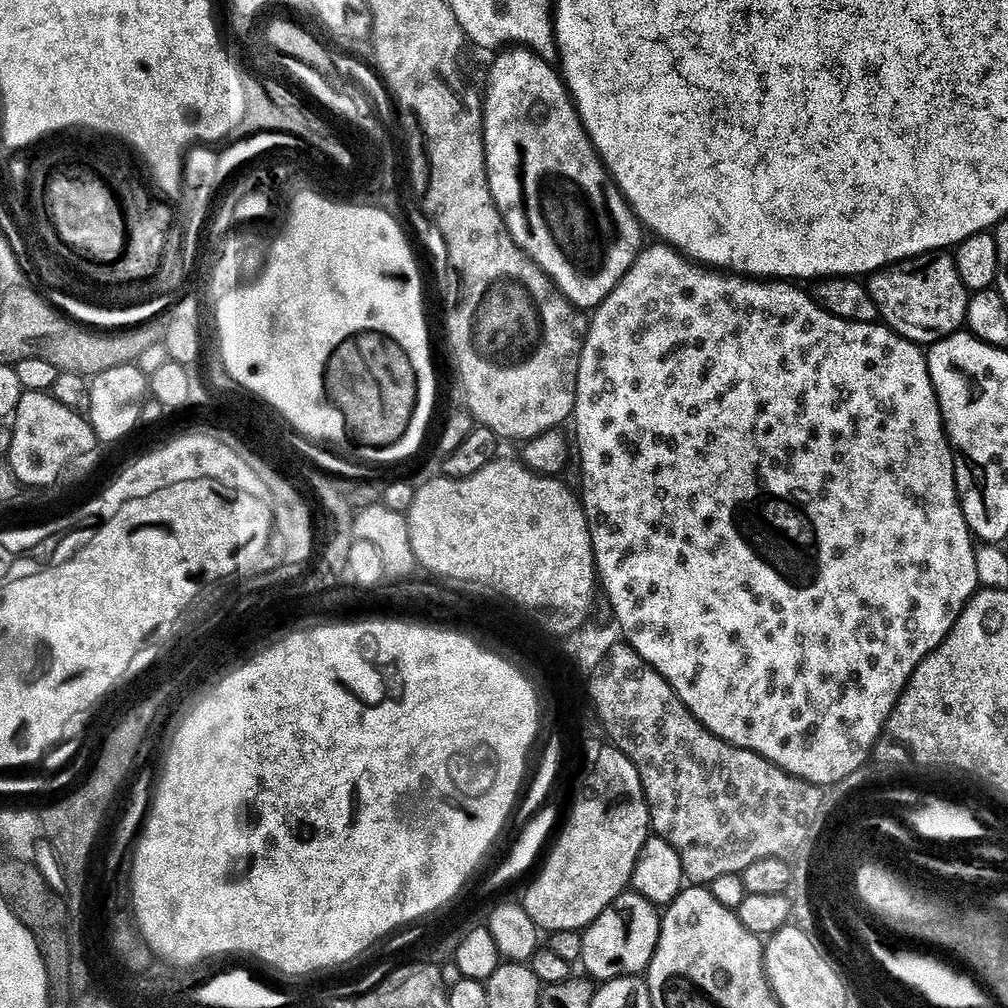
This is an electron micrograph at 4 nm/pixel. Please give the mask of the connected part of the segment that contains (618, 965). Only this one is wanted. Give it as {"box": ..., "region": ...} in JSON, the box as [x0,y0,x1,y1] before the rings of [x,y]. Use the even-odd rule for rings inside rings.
{"box":[582,891,661,982],"region":[[[634,891],[625,892],[593,924],[583,929],[582,968],[589,972],[585,973],[596,982],[647,973],[660,941],[661,919],[657,905]]]}

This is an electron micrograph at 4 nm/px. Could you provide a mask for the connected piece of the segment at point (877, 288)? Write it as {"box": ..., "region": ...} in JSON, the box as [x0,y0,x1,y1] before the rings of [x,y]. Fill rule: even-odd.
{"box":[866,250,970,345],"region":[[[948,250],[889,264],[871,273],[866,287],[874,306],[878,306],[880,320],[911,344],[934,345],[961,331],[968,319],[970,293],[958,274],[955,255]]]}

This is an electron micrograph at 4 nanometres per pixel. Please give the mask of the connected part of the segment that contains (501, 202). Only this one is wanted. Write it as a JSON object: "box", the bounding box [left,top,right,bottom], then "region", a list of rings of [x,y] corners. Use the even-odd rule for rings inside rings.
{"box":[482,46,612,236],"region":[[[523,46],[509,47],[497,56],[500,57],[493,62],[492,69],[488,72],[488,89],[484,92],[484,108],[482,107],[484,153],[488,163],[488,186],[492,191],[496,209],[502,214],[504,225],[508,228],[508,235],[556,236],[556,232],[568,232],[568,224],[572,224],[572,220],[580,220],[580,212],[576,212],[576,204],[580,204],[580,208],[584,208],[584,204],[592,204],[592,208],[588,208],[588,212],[592,212],[592,224],[604,224],[604,236],[612,236],[612,220],[608,220],[608,216],[604,216],[604,196],[600,196],[600,171],[604,166],[600,163],[600,158],[596,155],[579,116],[576,115],[576,109],[566,91],[561,73],[553,65],[552,69],[545,57]]]}

